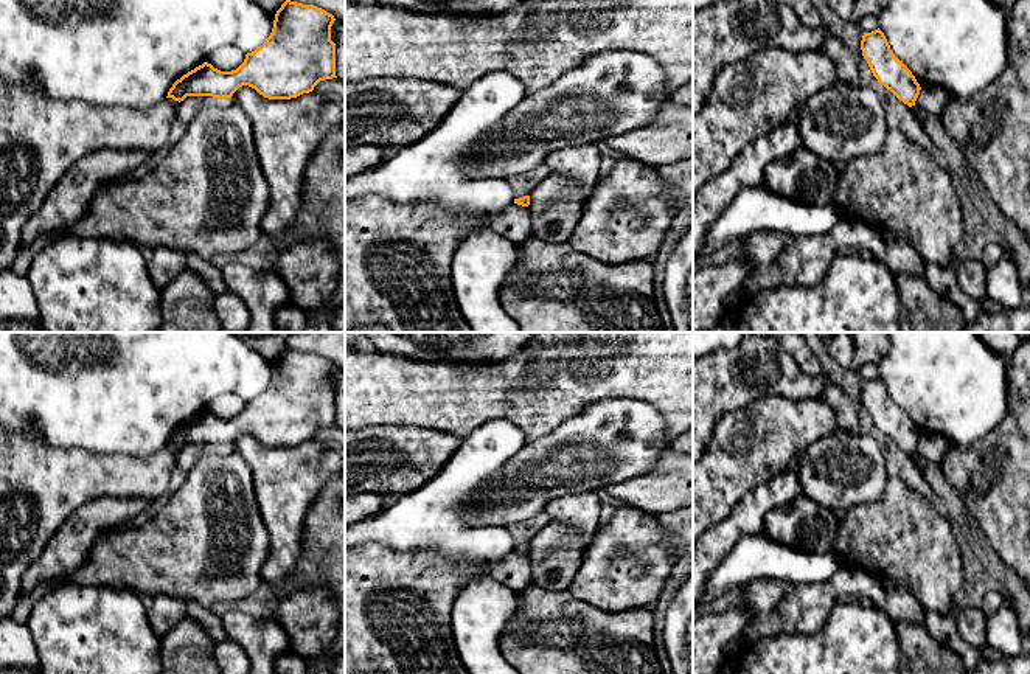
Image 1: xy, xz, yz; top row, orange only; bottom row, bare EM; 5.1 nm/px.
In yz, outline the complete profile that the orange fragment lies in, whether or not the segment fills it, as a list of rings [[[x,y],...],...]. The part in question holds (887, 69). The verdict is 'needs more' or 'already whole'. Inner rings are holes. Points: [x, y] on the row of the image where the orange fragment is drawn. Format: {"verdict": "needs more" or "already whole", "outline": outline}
{"verdict": "already whole", "outline": [[[879,28],[864,33],[861,50],[878,82],[909,107],[915,106],[921,87],[912,71],[893,54]]]}

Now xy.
{"verdict": "already whole", "outline": [[[286,0],[275,14],[270,36],[255,51],[247,53],[244,62],[236,70],[221,71],[211,64],[204,62],[177,79],[169,89],[166,98],[172,98],[179,102],[186,96],[231,98],[233,93],[242,85],[255,89],[259,95],[269,99],[291,99],[303,93],[309,93],[320,81],[337,78],[336,43],[331,40],[331,26],[334,20],[334,16],[322,8]]]}

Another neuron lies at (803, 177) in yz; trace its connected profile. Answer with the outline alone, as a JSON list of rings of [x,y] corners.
[[[803,146],[769,163],[764,171],[764,186],[771,193],[806,205],[833,203],[837,179],[834,163]]]

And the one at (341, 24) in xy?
[[[337,19],[336,76],[345,85],[345,20]]]

